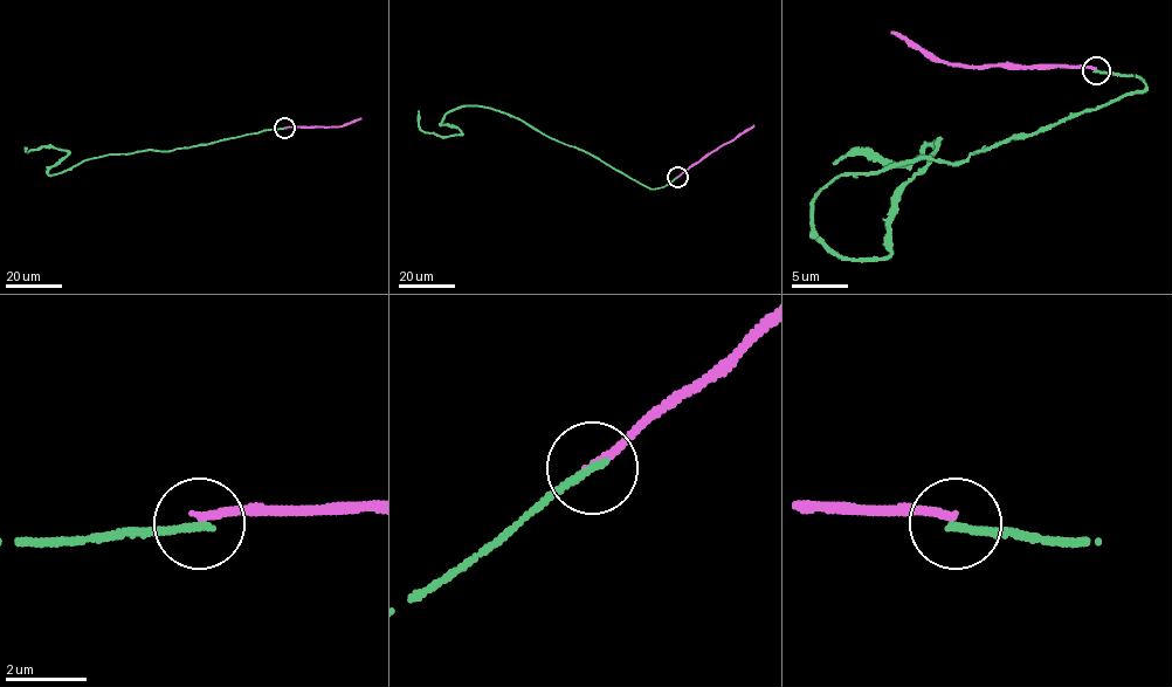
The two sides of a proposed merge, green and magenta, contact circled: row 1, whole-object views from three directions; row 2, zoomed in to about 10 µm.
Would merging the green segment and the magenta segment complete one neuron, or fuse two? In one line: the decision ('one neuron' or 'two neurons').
two neurons

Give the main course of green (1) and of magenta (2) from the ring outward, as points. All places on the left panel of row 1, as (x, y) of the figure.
1: (284, 128), (171, 151), (114, 153), (83, 160), (52, 174), (47, 171), (67, 151), (52, 146), (26, 151)
2: (284, 128), (340, 126), (360, 118)

